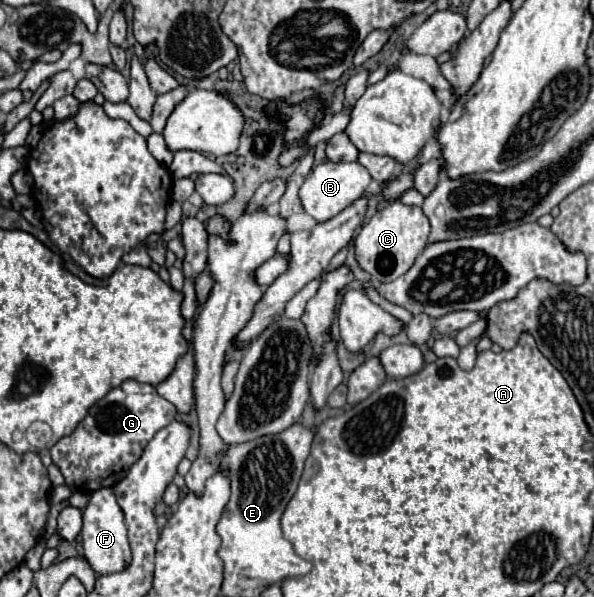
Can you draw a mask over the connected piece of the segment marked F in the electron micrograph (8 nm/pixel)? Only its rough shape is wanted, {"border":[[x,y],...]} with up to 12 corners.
{"border":[[111,488],[83,510],[85,560],[97,576],[131,564]]}

